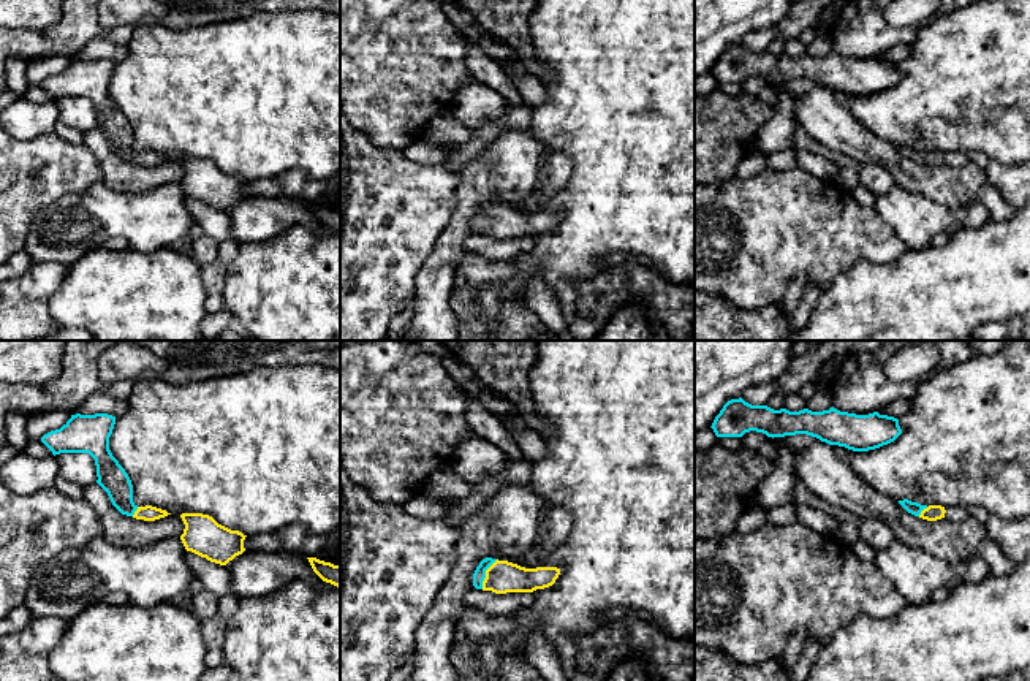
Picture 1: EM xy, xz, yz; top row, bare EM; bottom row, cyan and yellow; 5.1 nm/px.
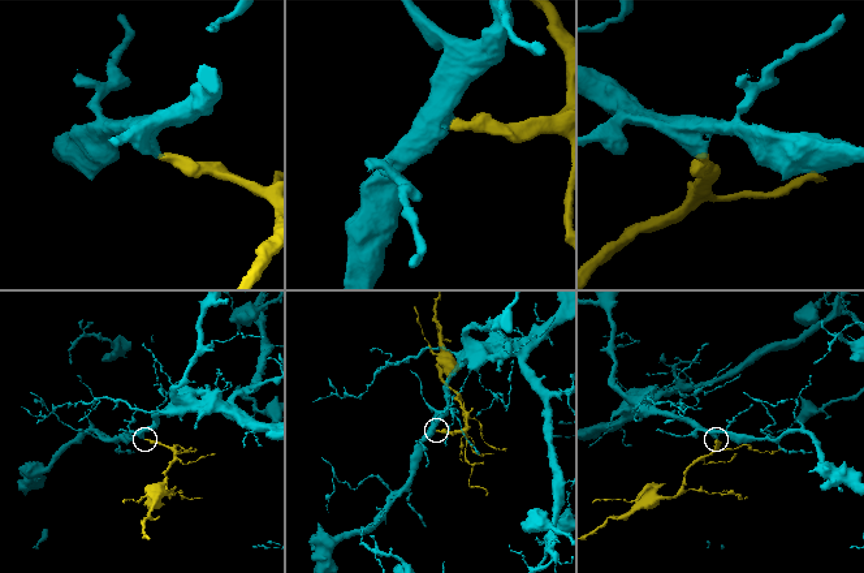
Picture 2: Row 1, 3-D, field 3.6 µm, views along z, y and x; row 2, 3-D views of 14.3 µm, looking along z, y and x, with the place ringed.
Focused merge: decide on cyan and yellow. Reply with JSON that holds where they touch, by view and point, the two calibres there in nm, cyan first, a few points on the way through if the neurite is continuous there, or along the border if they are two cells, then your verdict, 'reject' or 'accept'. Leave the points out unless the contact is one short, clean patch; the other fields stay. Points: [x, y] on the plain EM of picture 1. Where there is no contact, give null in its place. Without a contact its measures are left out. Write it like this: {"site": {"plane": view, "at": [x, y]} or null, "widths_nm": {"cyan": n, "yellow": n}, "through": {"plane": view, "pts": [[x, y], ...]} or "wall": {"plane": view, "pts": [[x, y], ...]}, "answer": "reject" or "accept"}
{"site": {"plane": "xz", "at": [484, 219]}, "widths_nm": {"cyan": 60, "yellow": 170}, "through": {"plane": "xz", "pts": [[480, 219], [484, 219], [502, 222]]}, "answer": "accept"}

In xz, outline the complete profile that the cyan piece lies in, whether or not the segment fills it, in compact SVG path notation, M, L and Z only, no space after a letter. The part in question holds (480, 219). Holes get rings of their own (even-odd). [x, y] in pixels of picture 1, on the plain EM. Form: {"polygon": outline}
{"polygon": "M486 203L473 219L473 231L495 239L533 238L552 231L559 220L557 212L525 214L508 206Z"}

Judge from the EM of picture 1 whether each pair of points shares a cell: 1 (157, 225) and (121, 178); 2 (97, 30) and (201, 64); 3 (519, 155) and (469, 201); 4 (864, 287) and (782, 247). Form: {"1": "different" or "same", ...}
{"1": "different", "2": "different", "3": "same", "4": "different"}

